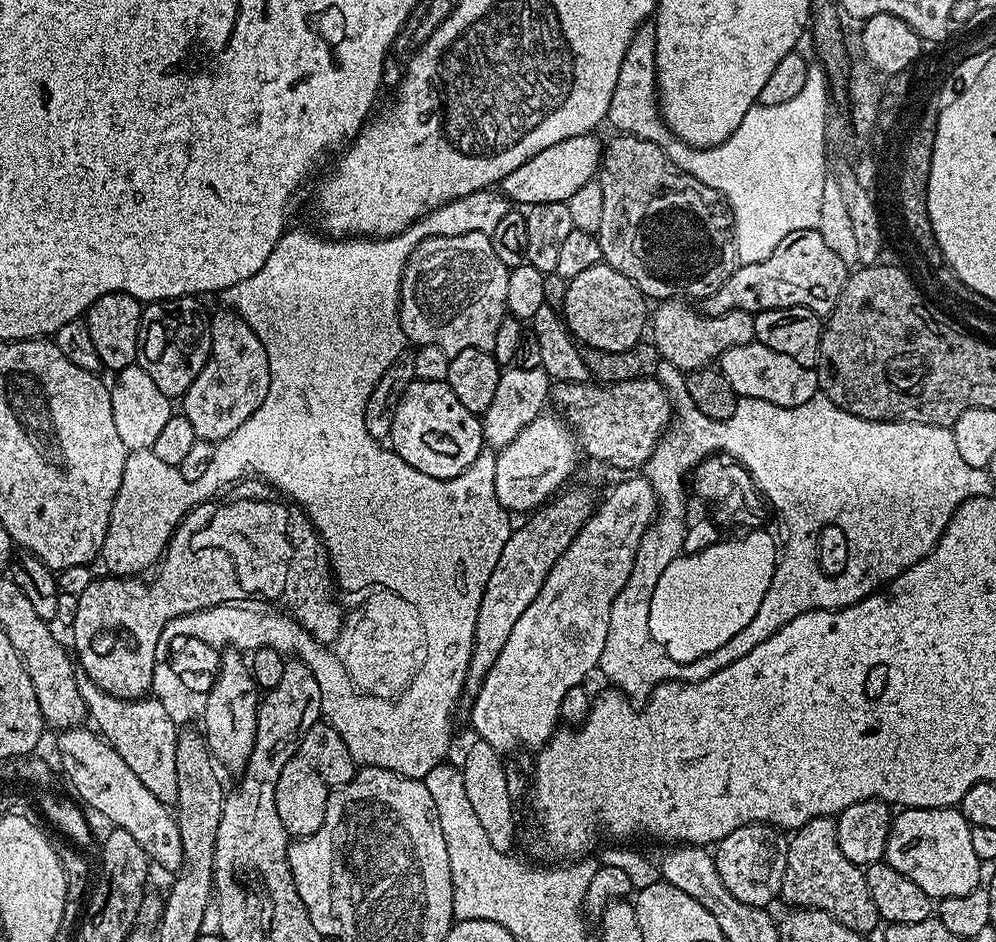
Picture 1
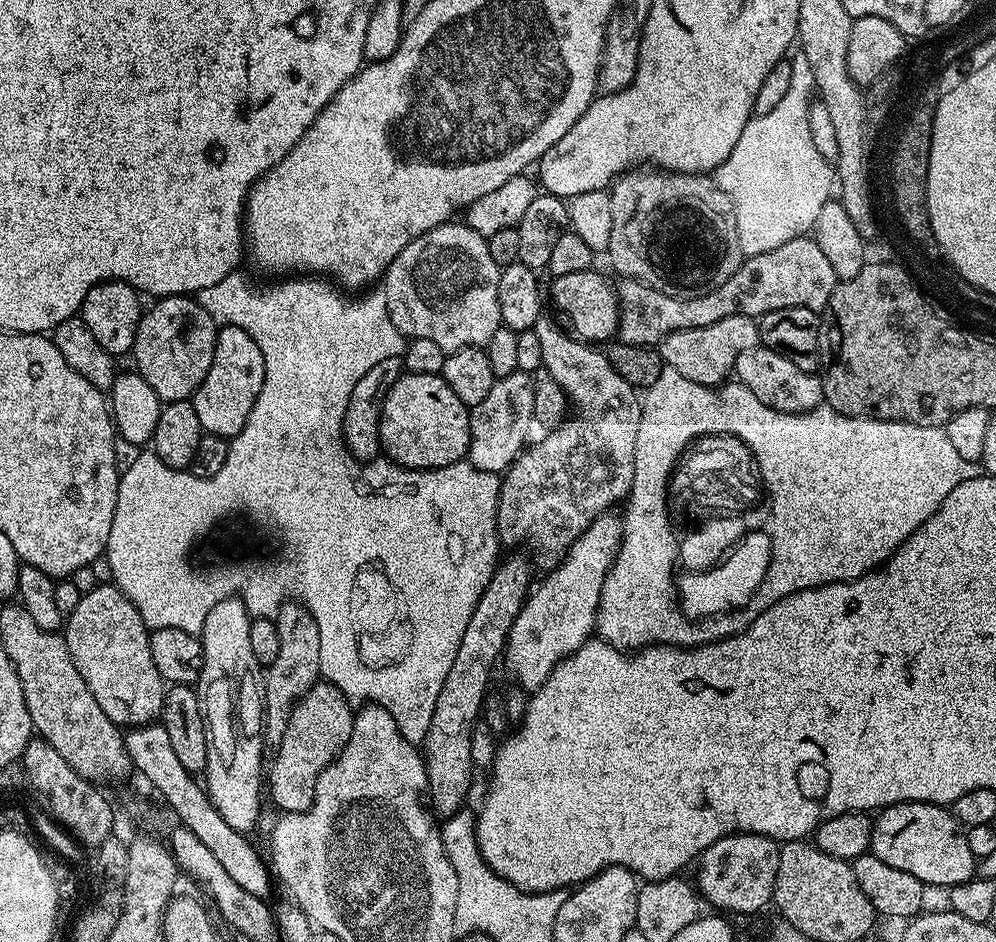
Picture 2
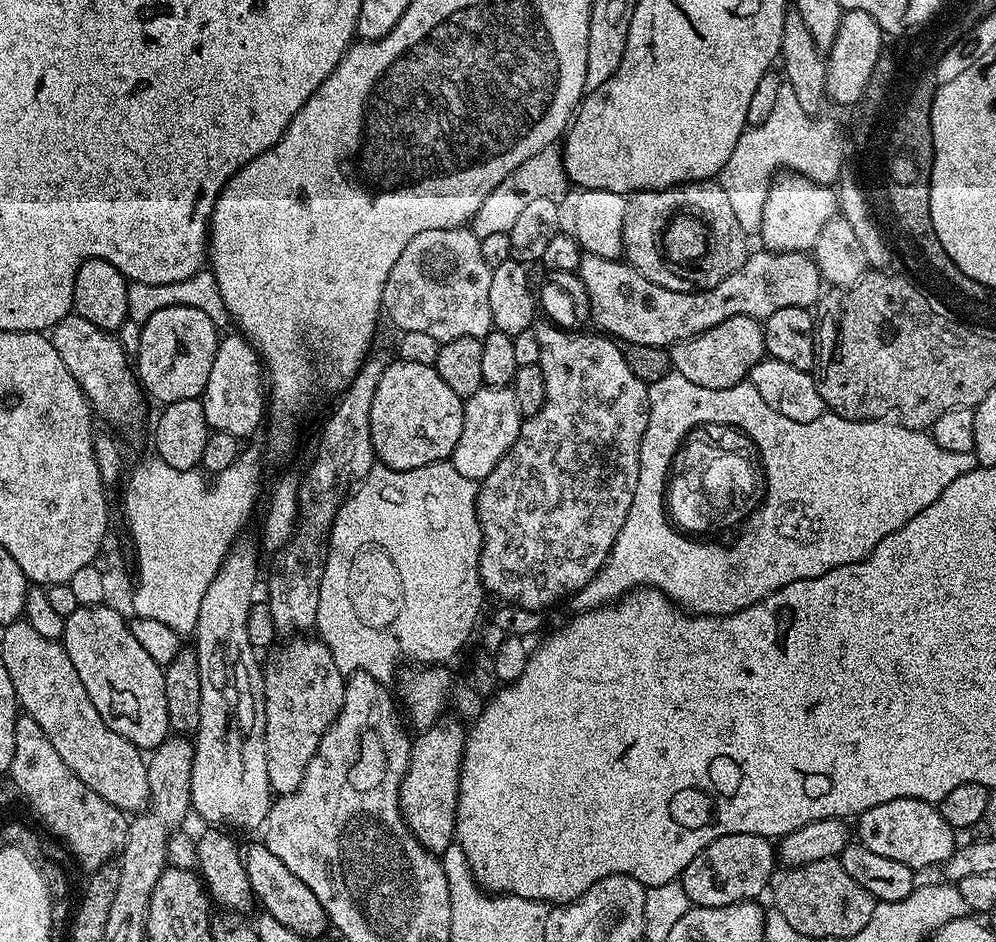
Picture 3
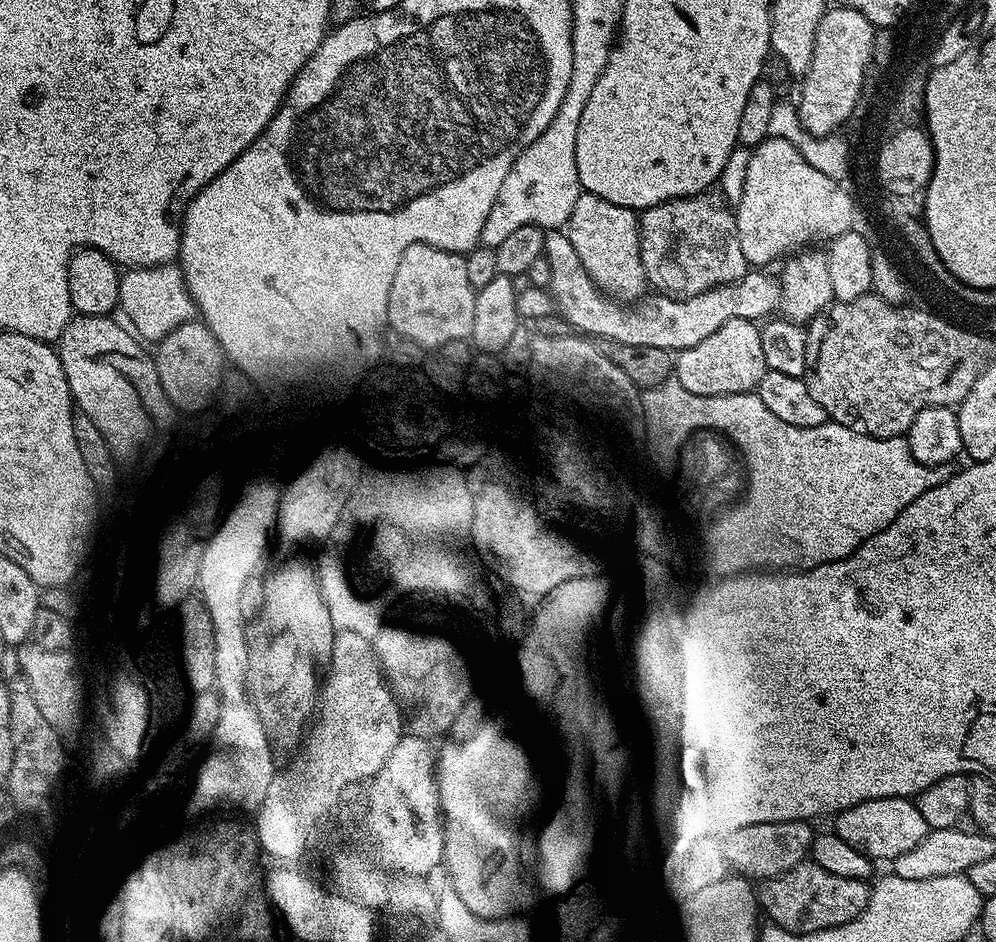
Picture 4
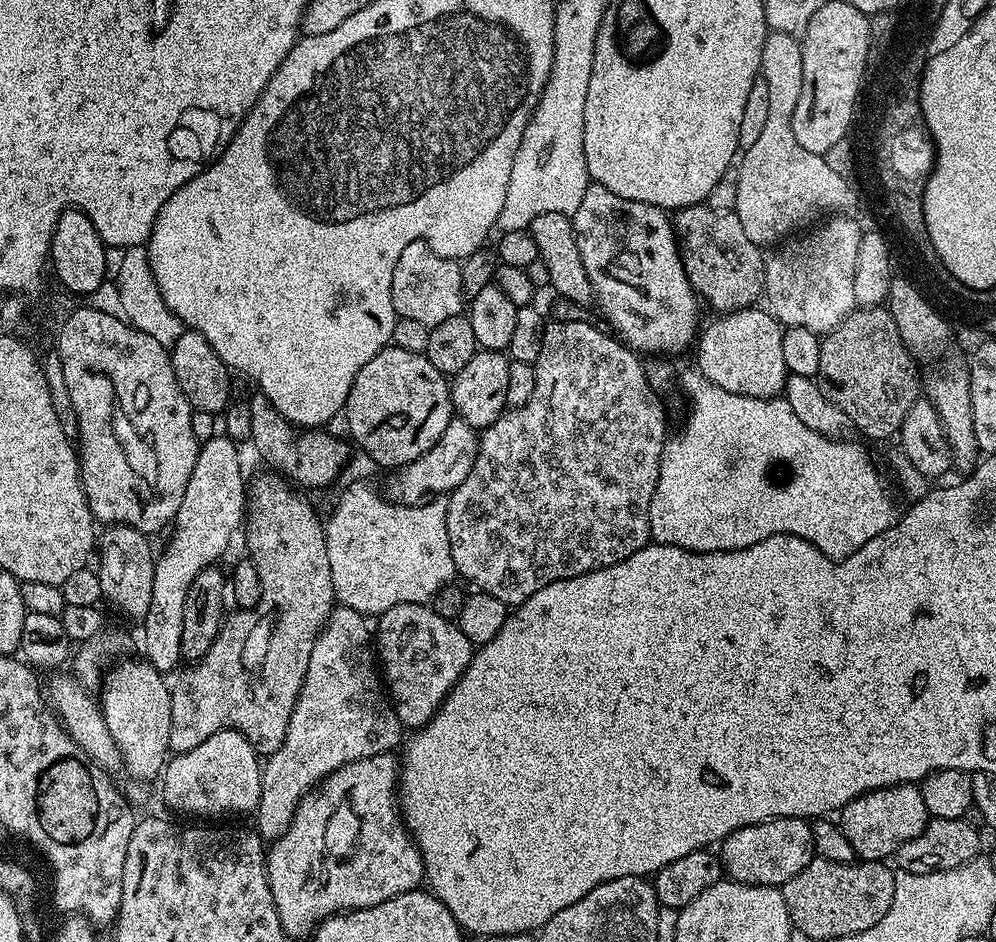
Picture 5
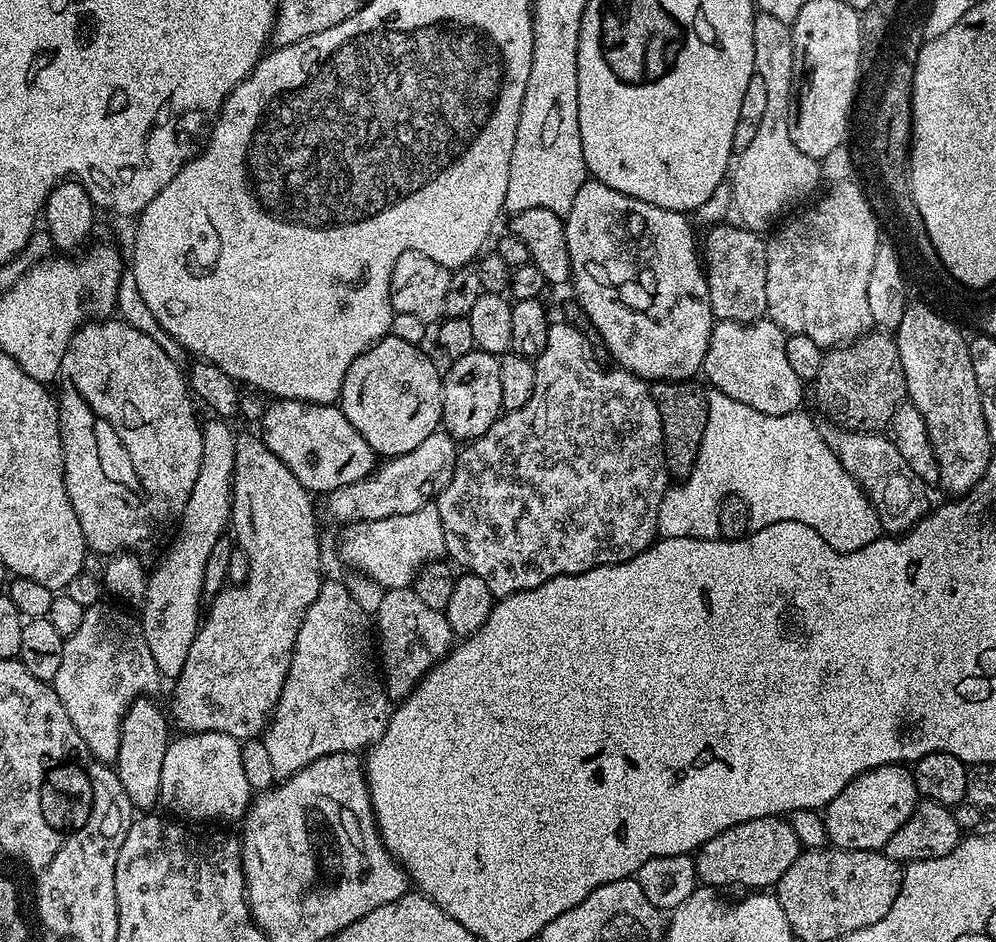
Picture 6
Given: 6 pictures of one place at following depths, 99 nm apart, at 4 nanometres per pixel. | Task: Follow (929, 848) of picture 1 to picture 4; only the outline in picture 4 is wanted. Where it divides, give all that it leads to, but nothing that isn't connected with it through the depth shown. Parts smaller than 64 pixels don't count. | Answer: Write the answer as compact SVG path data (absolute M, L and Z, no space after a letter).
M903 796L867 800L839 813L836 822L836 828L840 831L837 832L839 839L856 845L861 852L867 852L877 861L895 862L899 860L900 856L914 850L914 846L921 844L930 831L926 818L920 813L919 803Z

